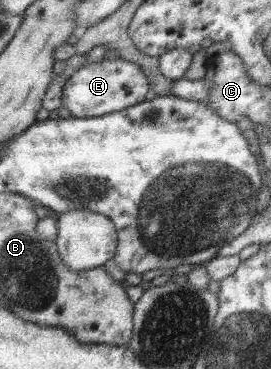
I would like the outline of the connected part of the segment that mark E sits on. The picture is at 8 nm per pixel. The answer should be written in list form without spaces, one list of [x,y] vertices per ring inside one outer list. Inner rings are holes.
[[[120,58],[90,62],[80,66],[66,79],[61,89],[59,107],[68,109],[74,117],[98,117],[140,103],[148,89],[147,78],[134,63]]]

